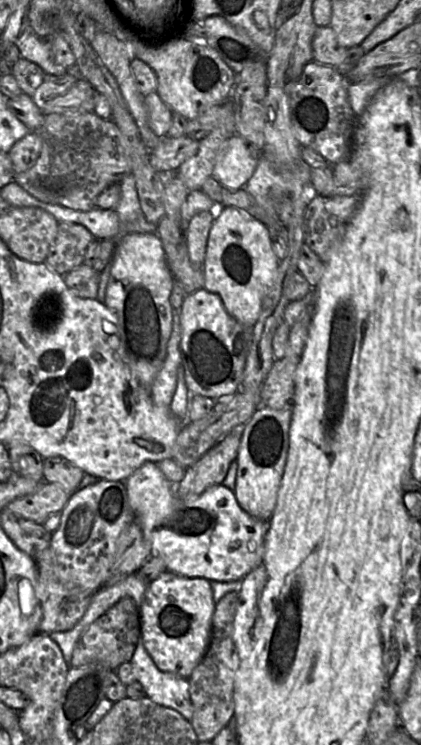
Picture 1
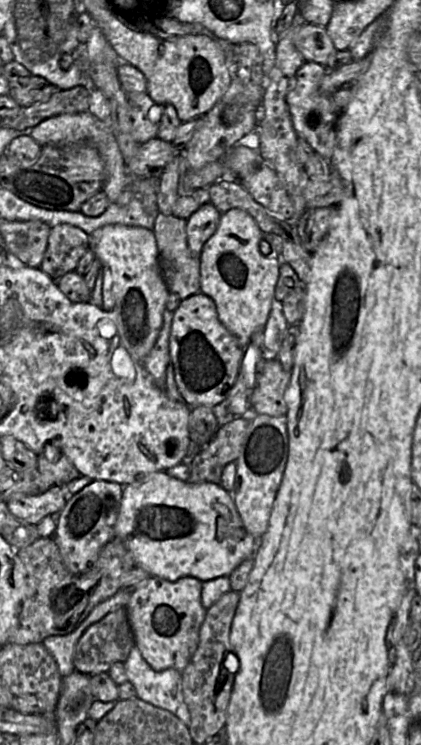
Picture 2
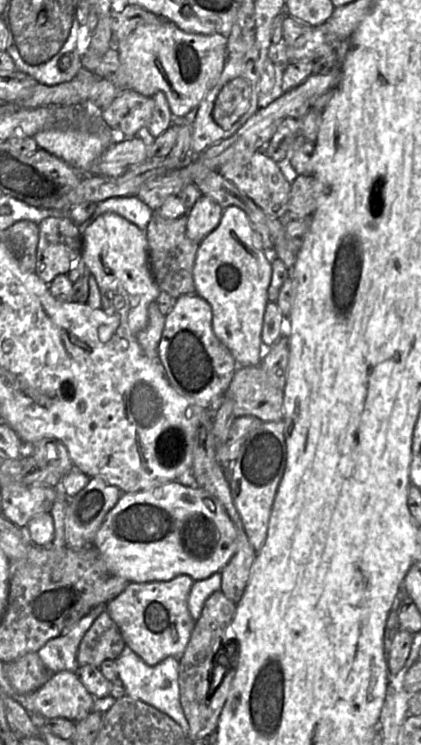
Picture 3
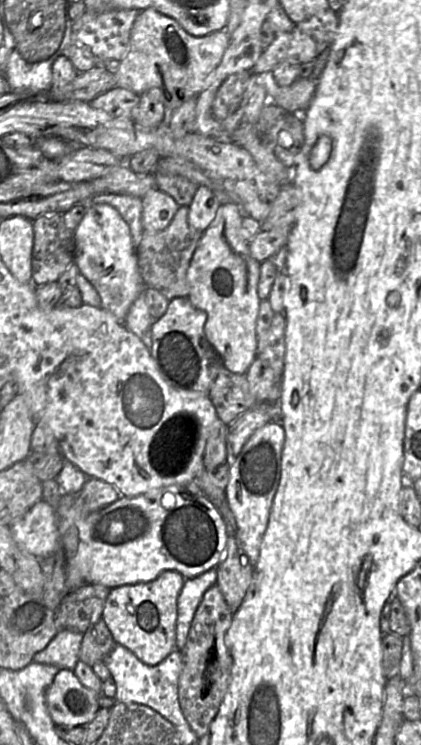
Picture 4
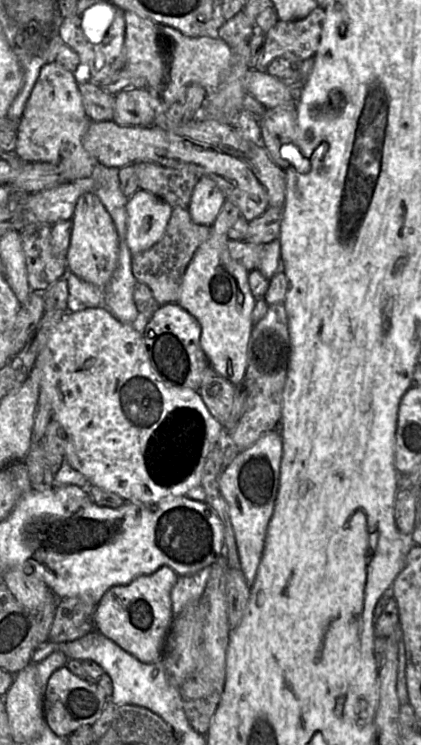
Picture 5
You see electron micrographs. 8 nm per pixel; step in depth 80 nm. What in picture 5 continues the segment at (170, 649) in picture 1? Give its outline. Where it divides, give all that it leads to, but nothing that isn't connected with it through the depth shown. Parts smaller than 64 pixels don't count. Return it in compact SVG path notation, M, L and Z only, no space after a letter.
M162 566L153 574L139 576L129 584L111 587L95 608L95 630L142 663L159 661L168 645L167 635L174 618L171 590L178 577L170 567Z

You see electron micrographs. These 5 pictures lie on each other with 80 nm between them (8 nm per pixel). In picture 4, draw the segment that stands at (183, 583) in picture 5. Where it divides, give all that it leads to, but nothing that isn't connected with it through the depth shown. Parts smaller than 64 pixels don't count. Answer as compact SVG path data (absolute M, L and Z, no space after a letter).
M216 568L186 579L177 599L176 646L181 650L187 640L194 615L204 593L217 583Z

